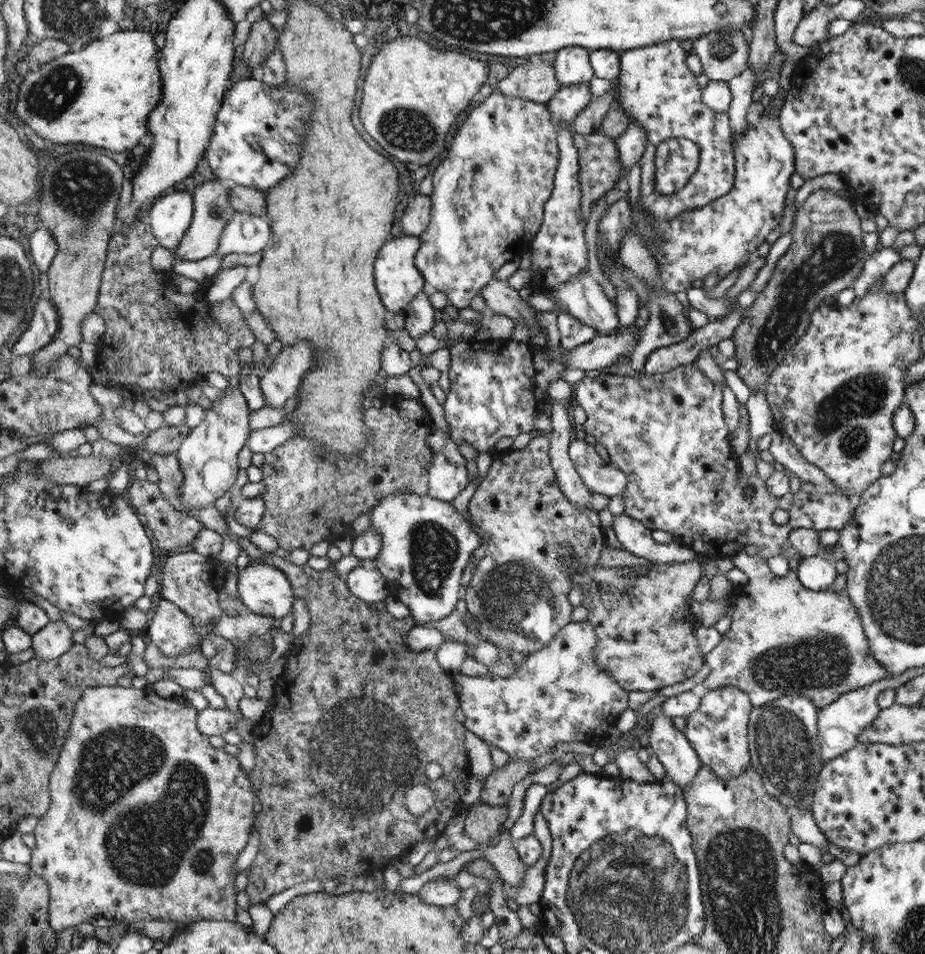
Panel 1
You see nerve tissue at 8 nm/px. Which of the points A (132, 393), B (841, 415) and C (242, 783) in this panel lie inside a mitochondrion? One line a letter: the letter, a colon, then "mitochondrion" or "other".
A: other
B: mitochondrion
C: other

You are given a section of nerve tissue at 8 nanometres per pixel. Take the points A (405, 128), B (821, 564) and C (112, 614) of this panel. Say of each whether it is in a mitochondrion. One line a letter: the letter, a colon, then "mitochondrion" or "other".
A: mitochondrion
B: other
C: other

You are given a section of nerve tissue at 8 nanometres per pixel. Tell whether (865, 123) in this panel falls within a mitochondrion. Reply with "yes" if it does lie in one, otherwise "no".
no

